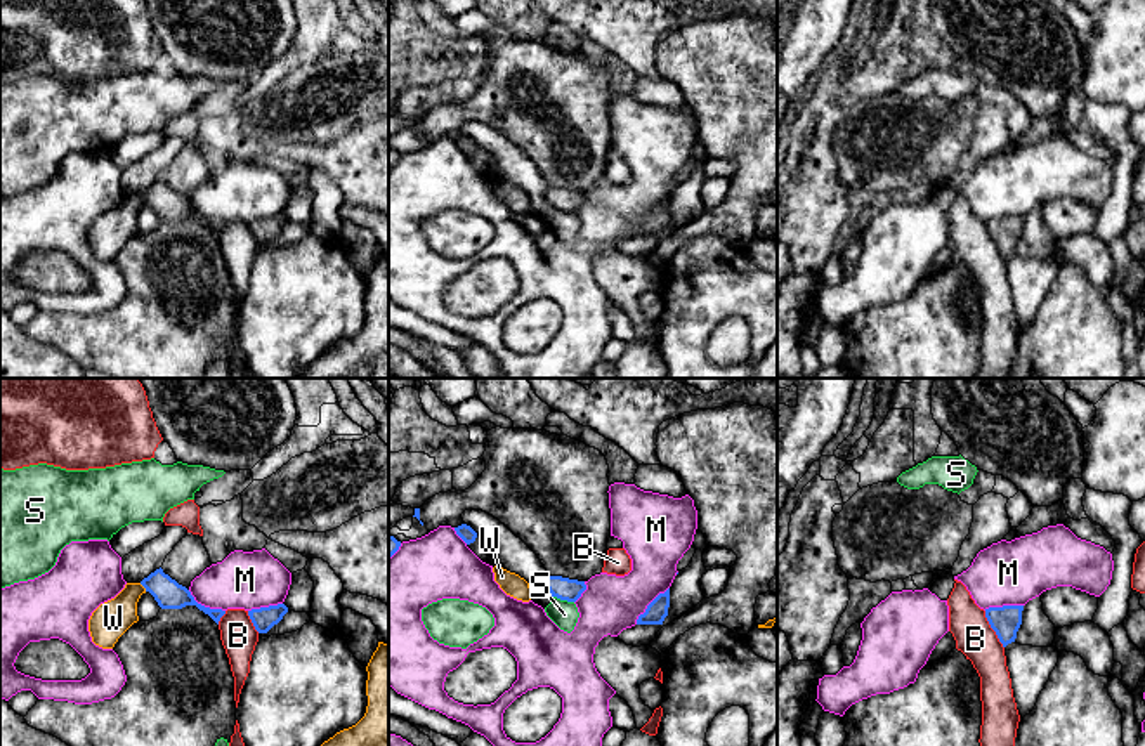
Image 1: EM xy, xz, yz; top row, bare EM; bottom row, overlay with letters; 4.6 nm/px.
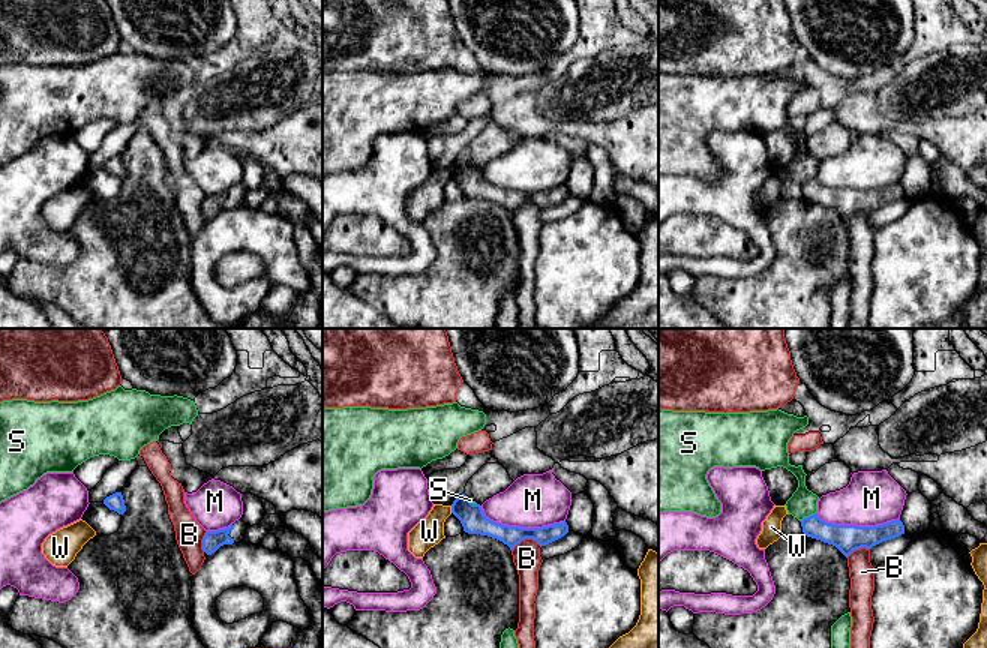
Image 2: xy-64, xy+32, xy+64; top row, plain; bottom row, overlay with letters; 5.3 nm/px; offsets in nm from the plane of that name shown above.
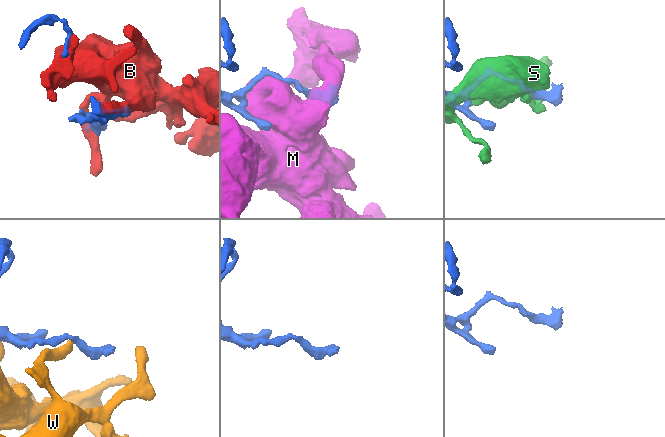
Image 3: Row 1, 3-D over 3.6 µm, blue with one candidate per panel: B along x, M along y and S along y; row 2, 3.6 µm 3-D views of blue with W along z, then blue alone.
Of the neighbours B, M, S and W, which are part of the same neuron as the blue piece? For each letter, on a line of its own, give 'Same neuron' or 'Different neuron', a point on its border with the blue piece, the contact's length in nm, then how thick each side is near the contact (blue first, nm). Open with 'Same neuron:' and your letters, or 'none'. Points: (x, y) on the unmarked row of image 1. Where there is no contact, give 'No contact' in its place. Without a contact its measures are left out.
Same neuron: none
B: Different neuron. Touches blue at yz (993, 240). Shared border 200 nm. Thickness 140 nm (blue) against 180 nm
M: Different neuron. Touches blue at xz (649, 215). Shared border 240 nm. Thickness 100 nm (blue) against 260 nm
S: Different neuron. Touches blue at xz (564, 210). Shared border 100 nm. Thickness 110 nm (blue) against 120 nm
W: Different neuron. Touches blue at xy (143, 196). Shared border 50 nm. Thickness 140 nm (blue) against 170 nm

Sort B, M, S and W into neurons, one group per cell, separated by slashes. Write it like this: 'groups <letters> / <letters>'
groups B W / M / S

